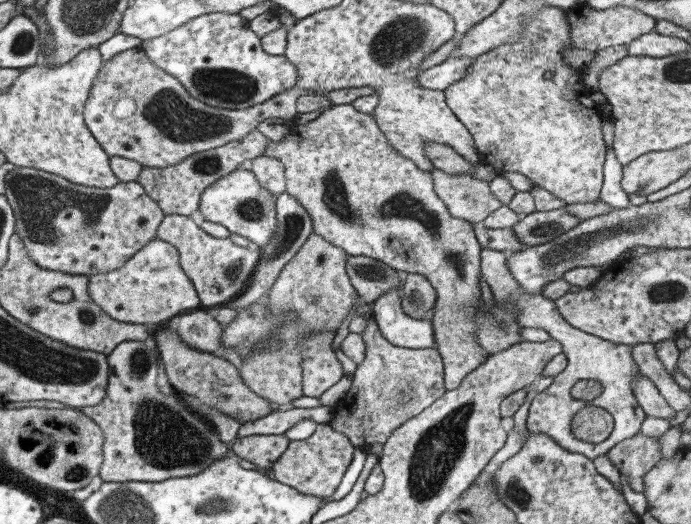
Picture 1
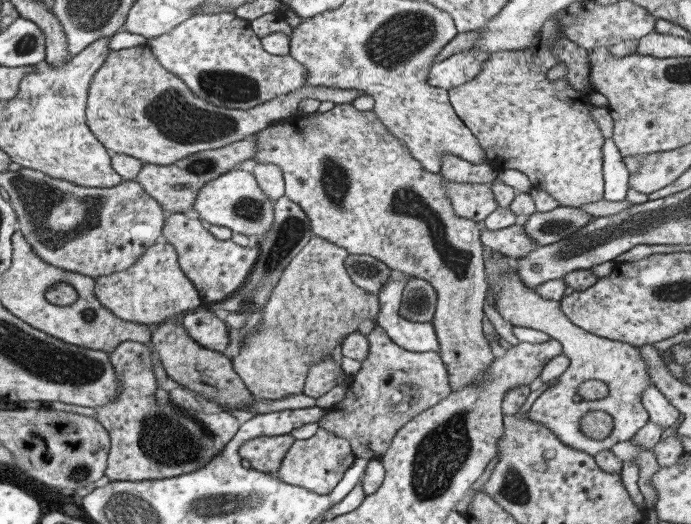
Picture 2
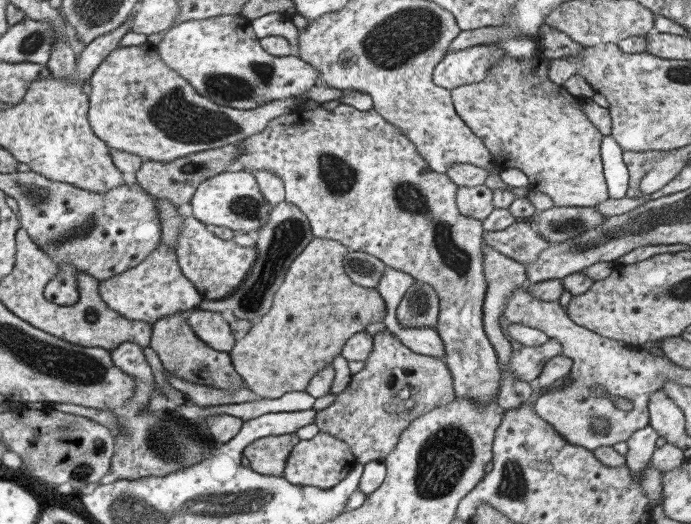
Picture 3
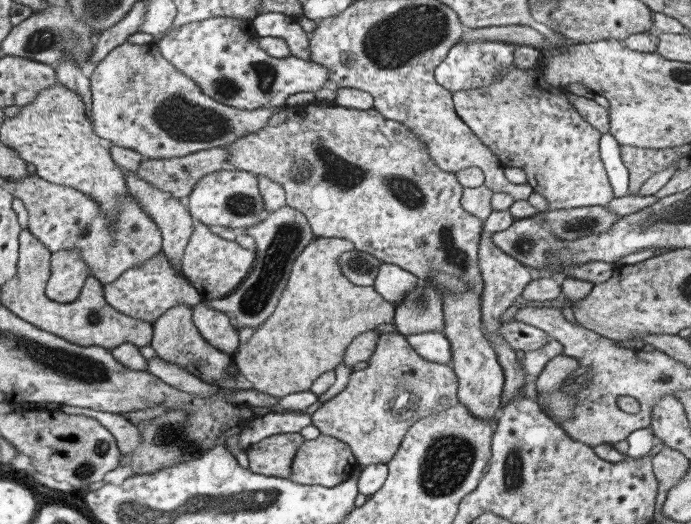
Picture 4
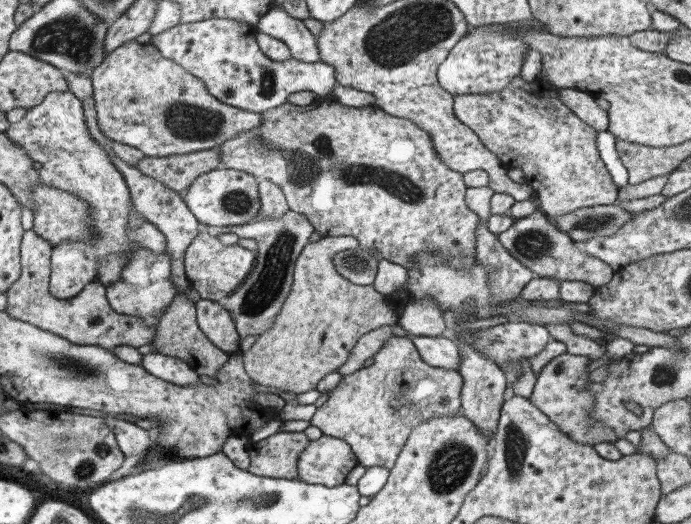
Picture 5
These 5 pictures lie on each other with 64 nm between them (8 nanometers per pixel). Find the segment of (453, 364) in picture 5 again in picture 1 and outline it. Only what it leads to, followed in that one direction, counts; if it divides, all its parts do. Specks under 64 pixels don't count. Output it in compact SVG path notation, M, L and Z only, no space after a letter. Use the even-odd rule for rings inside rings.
M391 289L372 303L372 319L383 338L401 348L432 348L434 332L432 322L425 318L411 318L400 307L399 290Z

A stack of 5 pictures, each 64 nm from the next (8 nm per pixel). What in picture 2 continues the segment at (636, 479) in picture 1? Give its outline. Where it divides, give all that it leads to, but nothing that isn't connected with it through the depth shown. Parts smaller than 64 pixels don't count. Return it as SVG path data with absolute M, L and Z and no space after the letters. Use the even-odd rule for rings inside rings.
M630 440L616 442L610 450L622 462L628 463L633 461L638 466L638 479L636 483L639 492L644 498L644 506L645 508L653 508L657 502L657 493L654 491L654 486L650 483L650 478L654 472L657 472L659 467L653 450L637 447Z

